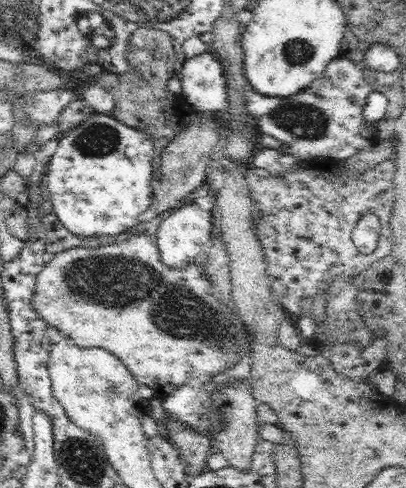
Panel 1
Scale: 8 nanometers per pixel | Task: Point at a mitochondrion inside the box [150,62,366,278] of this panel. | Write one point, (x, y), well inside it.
(305, 121)

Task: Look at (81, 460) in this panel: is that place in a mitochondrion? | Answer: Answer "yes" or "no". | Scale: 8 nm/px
yes

